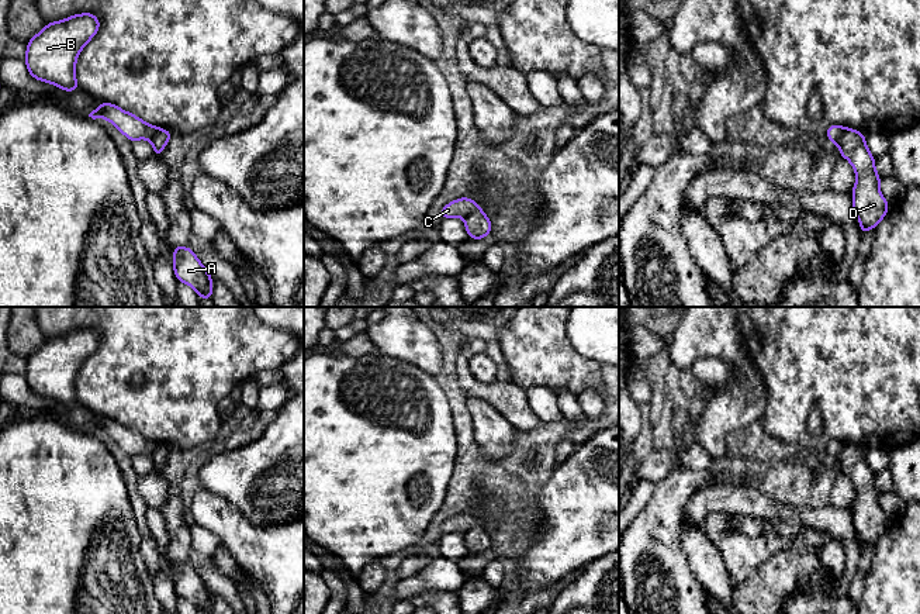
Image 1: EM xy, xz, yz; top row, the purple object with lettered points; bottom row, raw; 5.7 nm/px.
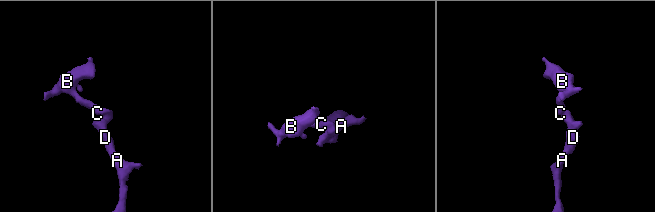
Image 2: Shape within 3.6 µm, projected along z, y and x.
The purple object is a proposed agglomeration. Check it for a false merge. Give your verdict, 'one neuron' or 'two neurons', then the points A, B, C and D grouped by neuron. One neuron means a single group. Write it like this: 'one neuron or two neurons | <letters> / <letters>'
two neurons | A D / B C

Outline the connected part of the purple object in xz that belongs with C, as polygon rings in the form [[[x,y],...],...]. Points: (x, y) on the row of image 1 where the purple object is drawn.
[[[466,196],[446,204],[443,208],[440,208],[440,214],[442,214],[442,220],[450,218],[450,217],[466,218],[468,214],[477,210],[483,211],[483,208],[474,200]]]

